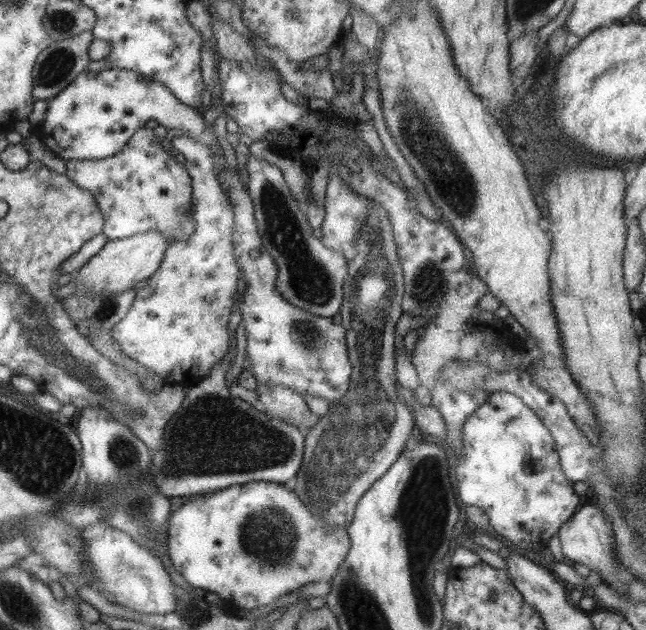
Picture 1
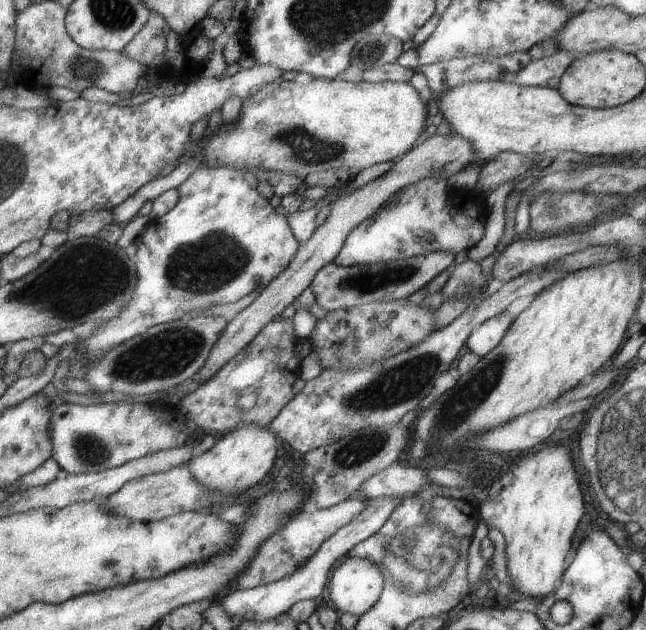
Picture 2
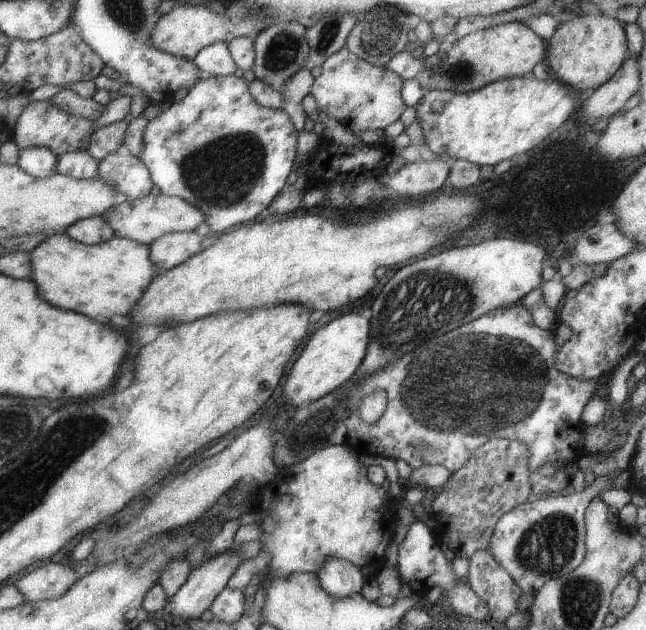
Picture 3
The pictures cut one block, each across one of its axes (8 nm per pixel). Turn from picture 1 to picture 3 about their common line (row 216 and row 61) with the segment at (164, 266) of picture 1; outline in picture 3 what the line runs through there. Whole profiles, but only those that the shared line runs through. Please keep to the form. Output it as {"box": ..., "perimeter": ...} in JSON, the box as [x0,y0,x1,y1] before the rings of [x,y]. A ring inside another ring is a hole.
{"box":[192,41,236,76],"perimeter":[[[219,41],[201,48],[192,61],[205,76],[229,76],[236,69],[227,45]]]}

